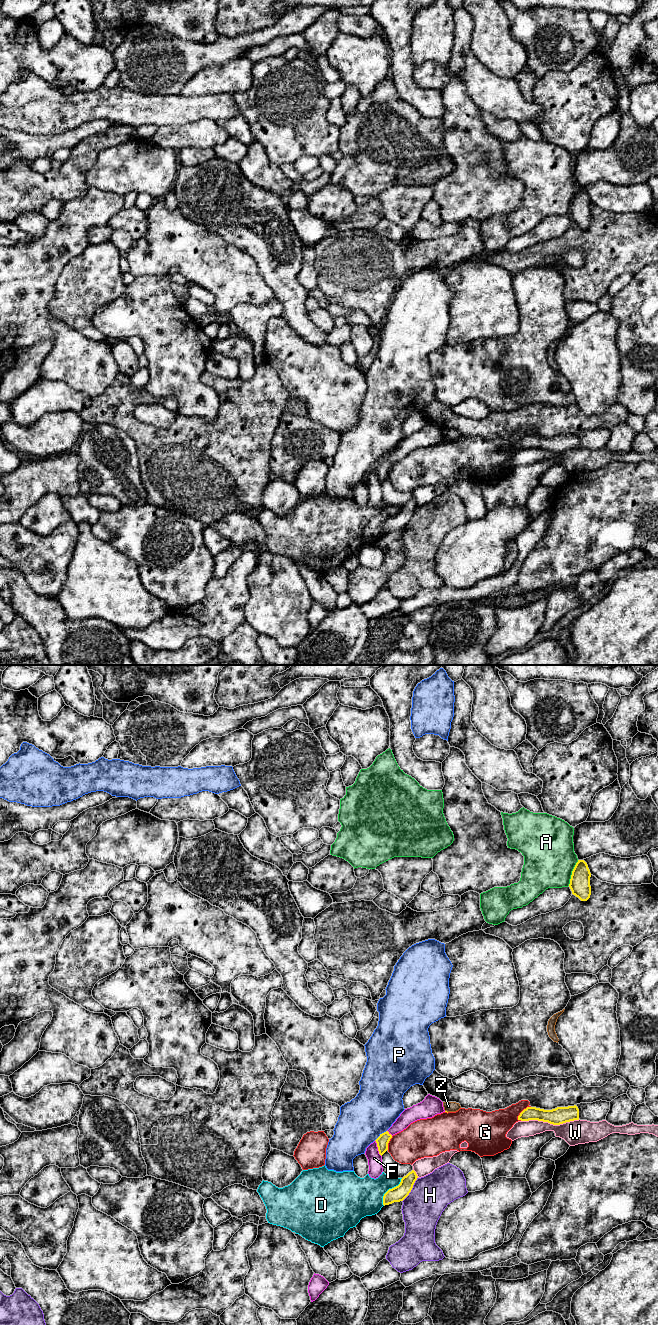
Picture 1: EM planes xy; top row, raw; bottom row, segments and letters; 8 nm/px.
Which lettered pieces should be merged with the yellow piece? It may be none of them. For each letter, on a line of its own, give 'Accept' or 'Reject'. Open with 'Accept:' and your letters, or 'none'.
Accept: none
A: Reject
D: Reject
F: Reject
G: Reject
H: Reject
P: Reject
W: Reject
Z: Reject

